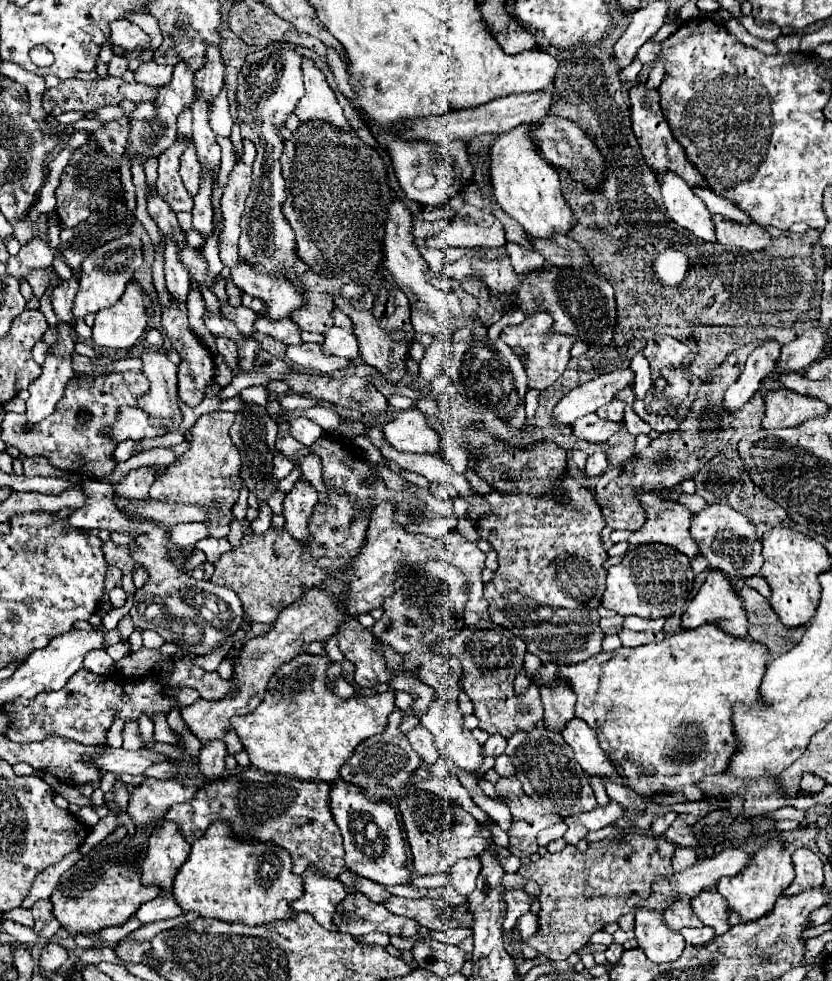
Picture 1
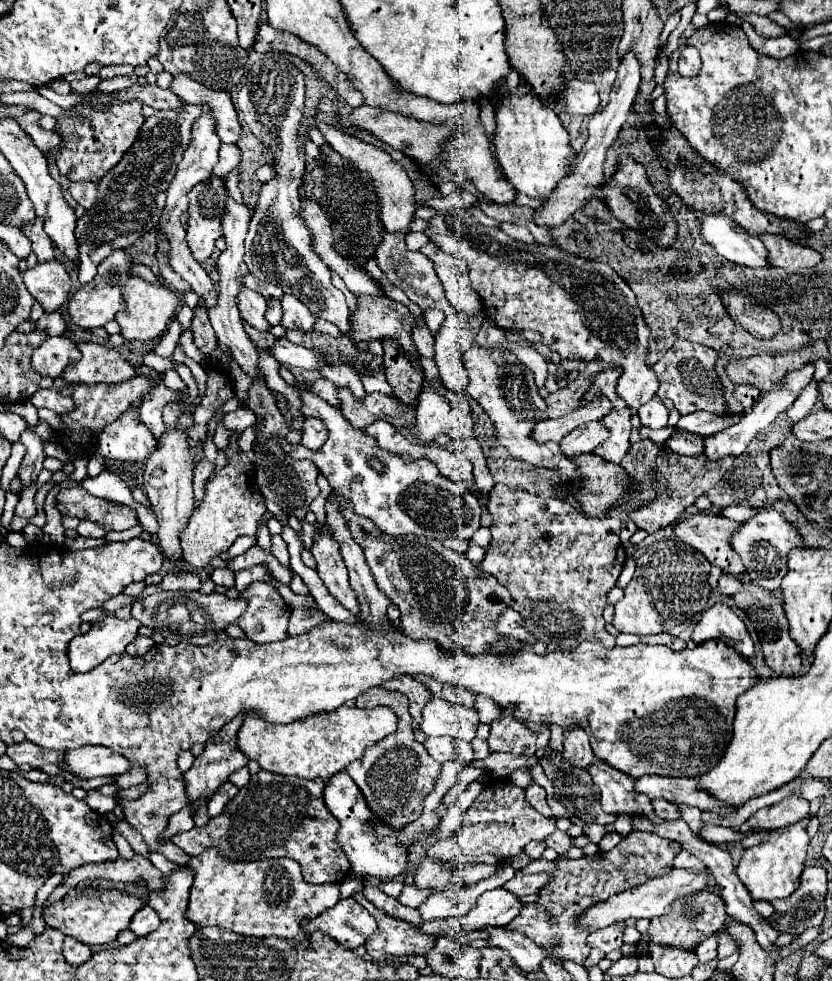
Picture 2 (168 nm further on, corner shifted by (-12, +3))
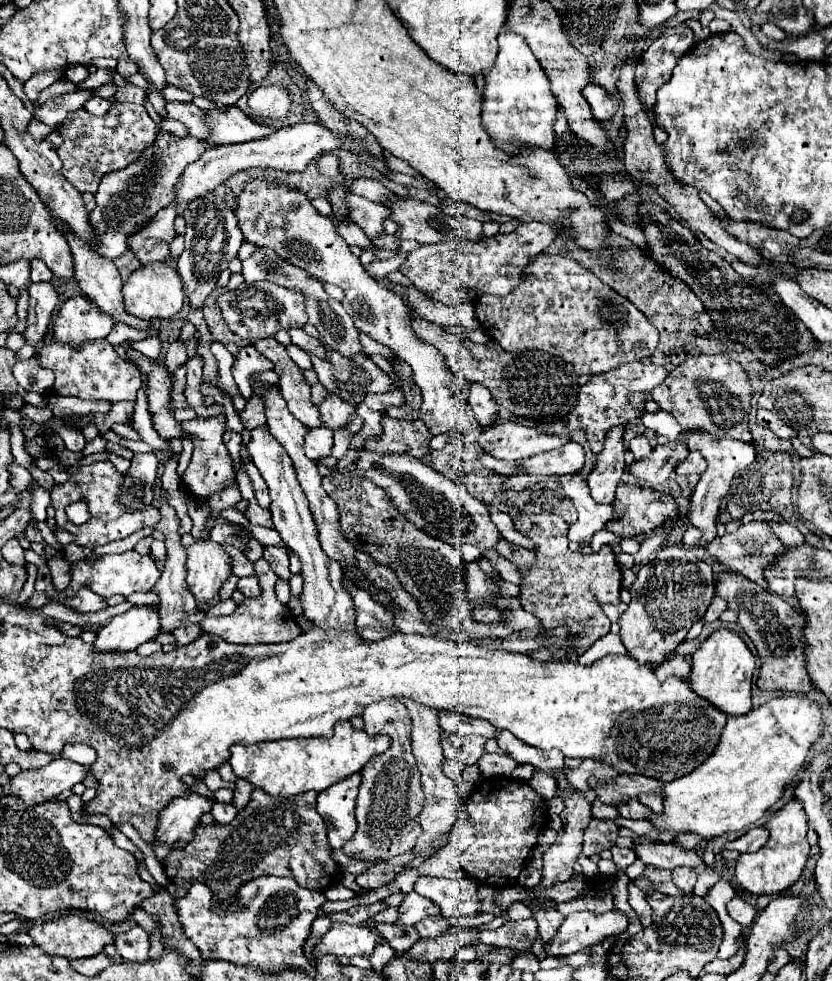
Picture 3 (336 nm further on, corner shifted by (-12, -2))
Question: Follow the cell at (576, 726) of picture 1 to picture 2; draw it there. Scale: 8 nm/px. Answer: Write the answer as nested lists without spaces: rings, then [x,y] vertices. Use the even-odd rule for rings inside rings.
[[[596,761],[588,769],[592,781],[600,787],[602,809],[612,815],[628,817],[652,817],[650,799],[634,793],[634,779],[622,771],[610,769],[604,761]]]

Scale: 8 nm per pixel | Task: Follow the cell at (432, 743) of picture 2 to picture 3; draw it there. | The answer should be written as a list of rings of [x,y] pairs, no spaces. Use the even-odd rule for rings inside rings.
[[[446,758],[446,760],[442,762],[442,772],[444,772],[446,776],[450,776],[454,782],[458,782],[458,780],[462,778],[462,770],[464,770],[464,768],[460,768],[456,760],[448,760],[448,758]]]

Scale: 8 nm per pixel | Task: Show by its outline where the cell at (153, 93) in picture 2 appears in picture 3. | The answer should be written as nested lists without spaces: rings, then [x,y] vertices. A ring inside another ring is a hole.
[[[166,102],[166,114],[174,120],[180,120],[186,128],[188,134],[206,140],[208,138],[208,128],[204,124],[204,112],[192,104],[192,102]]]

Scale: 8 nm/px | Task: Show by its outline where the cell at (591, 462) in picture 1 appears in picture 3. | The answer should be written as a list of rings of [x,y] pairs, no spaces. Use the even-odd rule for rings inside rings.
[[[624,426],[610,428],[610,434],[606,434],[604,440],[604,450],[596,456],[594,468],[588,474],[588,486],[596,502],[610,504],[614,500],[614,488],[624,472],[622,434],[624,434]]]

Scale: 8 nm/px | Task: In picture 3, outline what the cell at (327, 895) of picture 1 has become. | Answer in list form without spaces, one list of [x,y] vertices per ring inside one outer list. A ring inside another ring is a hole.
[[[334,922],[330,930],[320,936],[316,946],[312,948],[314,956],[322,954],[334,954],[334,956],[364,956],[368,958],[376,944],[380,944],[382,938],[374,930],[362,926],[362,924],[344,924]]]

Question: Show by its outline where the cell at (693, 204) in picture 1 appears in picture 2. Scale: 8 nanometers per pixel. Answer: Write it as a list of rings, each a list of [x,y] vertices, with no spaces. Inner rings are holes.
[[[702,213],[700,223],[706,241],[718,251],[718,255],[728,259],[730,263],[750,269],[770,267],[766,245],[756,237],[746,237],[746,233],[738,233],[738,229],[730,225],[728,217],[724,219]]]

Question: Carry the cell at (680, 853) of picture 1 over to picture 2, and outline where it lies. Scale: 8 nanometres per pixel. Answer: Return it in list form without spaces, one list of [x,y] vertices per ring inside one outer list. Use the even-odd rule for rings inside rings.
[[[680,851],[680,853],[676,855],[674,867],[676,867],[676,869],[690,869],[690,871],[694,871],[694,873],[700,873],[700,871],[706,869],[706,865],[704,865],[698,857],[690,855],[688,851]]]

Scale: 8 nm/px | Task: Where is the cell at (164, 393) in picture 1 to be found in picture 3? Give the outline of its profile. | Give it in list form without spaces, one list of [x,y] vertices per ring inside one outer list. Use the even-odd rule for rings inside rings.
[[[160,488],[160,496],[158,496],[158,510],[160,510],[160,522],[158,522],[158,530],[164,534],[164,542],[166,542],[166,560],[164,560],[164,572],[160,576],[160,580],[156,582],[154,590],[160,596],[160,624],[162,624],[162,632],[174,632],[180,626],[180,620],[190,620],[190,622],[200,622],[206,617],[206,612],[198,610],[198,604],[194,600],[194,596],[190,594],[188,586],[186,586],[186,548],[182,546],[180,540],[180,518],[176,514],[176,510],[168,504],[168,494],[164,492],[164,488]]]

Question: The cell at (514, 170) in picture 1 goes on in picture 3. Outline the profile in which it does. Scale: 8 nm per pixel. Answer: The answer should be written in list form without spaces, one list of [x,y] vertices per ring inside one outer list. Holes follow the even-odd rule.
[[[502,30],[498,36],[500,52],[492,70],[484,74],[484,106],[482,106],[482,126],[506,154],[518,154],[524,146],[536,146],[542,150],[554,150],[554,120],[556,120],[556,100],[550,92],[550,82],[540,62],[534,58],[524,38]]]

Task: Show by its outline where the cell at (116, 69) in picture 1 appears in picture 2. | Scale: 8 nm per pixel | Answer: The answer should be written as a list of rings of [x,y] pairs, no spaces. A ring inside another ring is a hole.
[[[110,77],[110,79],[102,79],[98,85],[98,91],[102,93],[112,93],[112,91],[122,91],[126,87],[132,87],[138,81],[138,77]]]

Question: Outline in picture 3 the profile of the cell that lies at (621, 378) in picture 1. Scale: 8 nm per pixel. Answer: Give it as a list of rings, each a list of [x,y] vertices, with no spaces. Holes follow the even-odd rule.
[[[502,422],[488,428],[478,442],[488,454],[500,460],[522,460],[564,446],[568,438],[546,434],[538,428],[522,426],[516,422]]]

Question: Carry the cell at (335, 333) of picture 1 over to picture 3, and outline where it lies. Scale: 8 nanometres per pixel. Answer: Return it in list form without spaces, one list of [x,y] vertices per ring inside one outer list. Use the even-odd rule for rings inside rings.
[[[326,392],[326,398],[320,402],[318,410],[326,428],[338,430],[346,426],[352,434],[356,434],[362,428],[362,418],[358,418],[356,406],[358,404],[342,402],[342,398],[332,398],[332,394]]]

